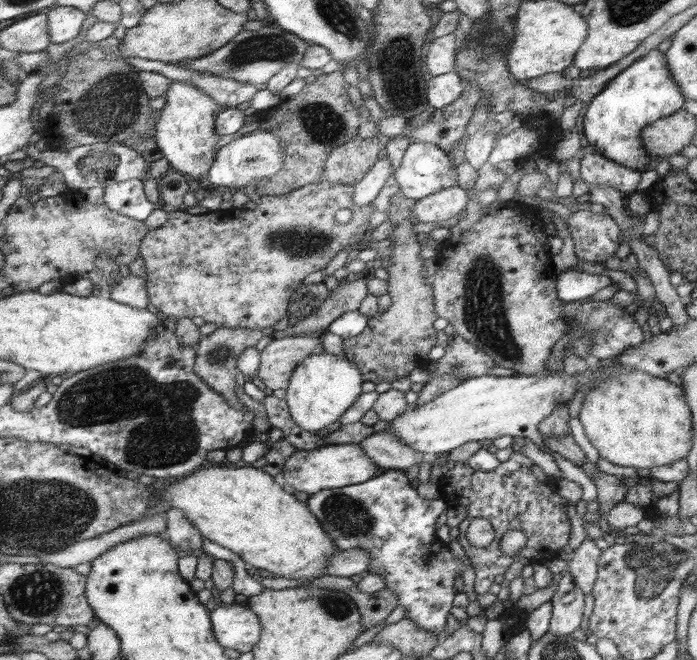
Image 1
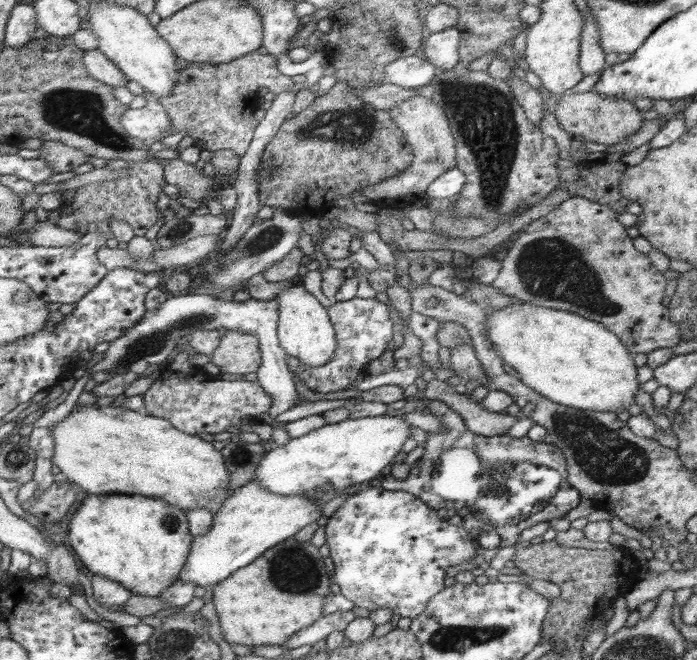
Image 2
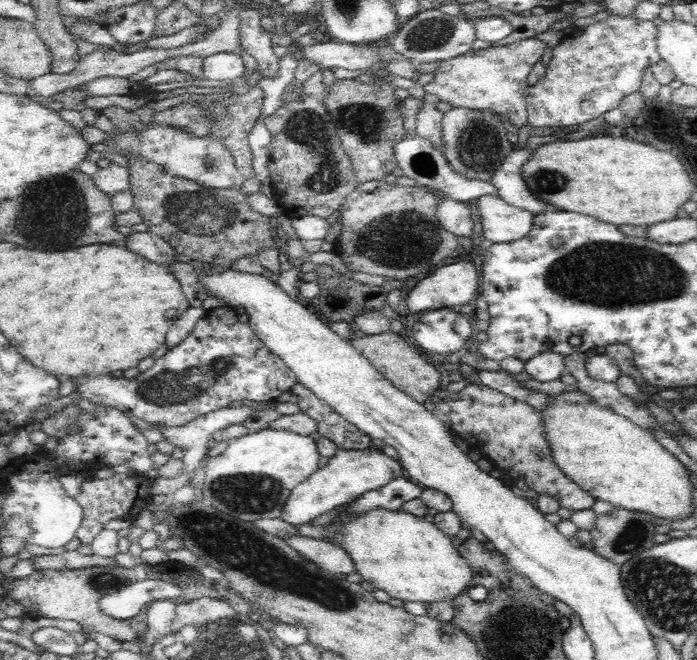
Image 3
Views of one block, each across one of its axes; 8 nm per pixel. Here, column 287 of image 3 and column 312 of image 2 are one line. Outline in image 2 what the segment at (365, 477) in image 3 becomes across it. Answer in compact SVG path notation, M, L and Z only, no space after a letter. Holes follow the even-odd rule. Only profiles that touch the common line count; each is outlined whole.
M252 480L235 488L232 496L224 501L223 508L214 515L211 530L203 536L193 536L190 555L178 581L196 587L219 585L236 570L252 565L256 558L263 557L268 548L295 537L320 517L320 502L314 502L310 496L272 494L266 487L260 486L260 482Z

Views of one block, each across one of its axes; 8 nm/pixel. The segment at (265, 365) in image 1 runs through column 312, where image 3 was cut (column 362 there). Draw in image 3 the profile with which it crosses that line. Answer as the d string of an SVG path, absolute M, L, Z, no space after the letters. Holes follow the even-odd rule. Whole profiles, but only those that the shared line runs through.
M389 331L377 335L365 335L361 338L350 338L348 343L366 357L374 368L390 381L390 384L410 395L415 401L425 403L428 400L435 400L434 394L441 389L442 376L436 369L436 364L418 348L412 348L406 342L406 338Z

